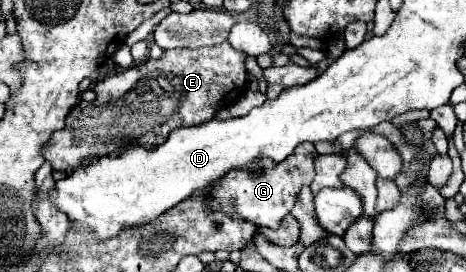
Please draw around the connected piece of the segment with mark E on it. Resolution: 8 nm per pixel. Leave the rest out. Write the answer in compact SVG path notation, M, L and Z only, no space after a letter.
M224 41L220 45L204 47L204 49L170 49L164 53L160 61L146 61L128 67L124 71L124 77L122 71L108 75L94 85L96 99L90 105L88 101L80 101L68 113L66 127L62 131L56 131L40 153L52 165L54 171L72 173L82 163L84 157L122 153L120 149L130 149L130 147L146 147L146 149L158 147L168 139L170 131L210 121L222 107L226 107L226 103L234 103L246 91L244 59L246 59L244 53L240 53L228 41Z

